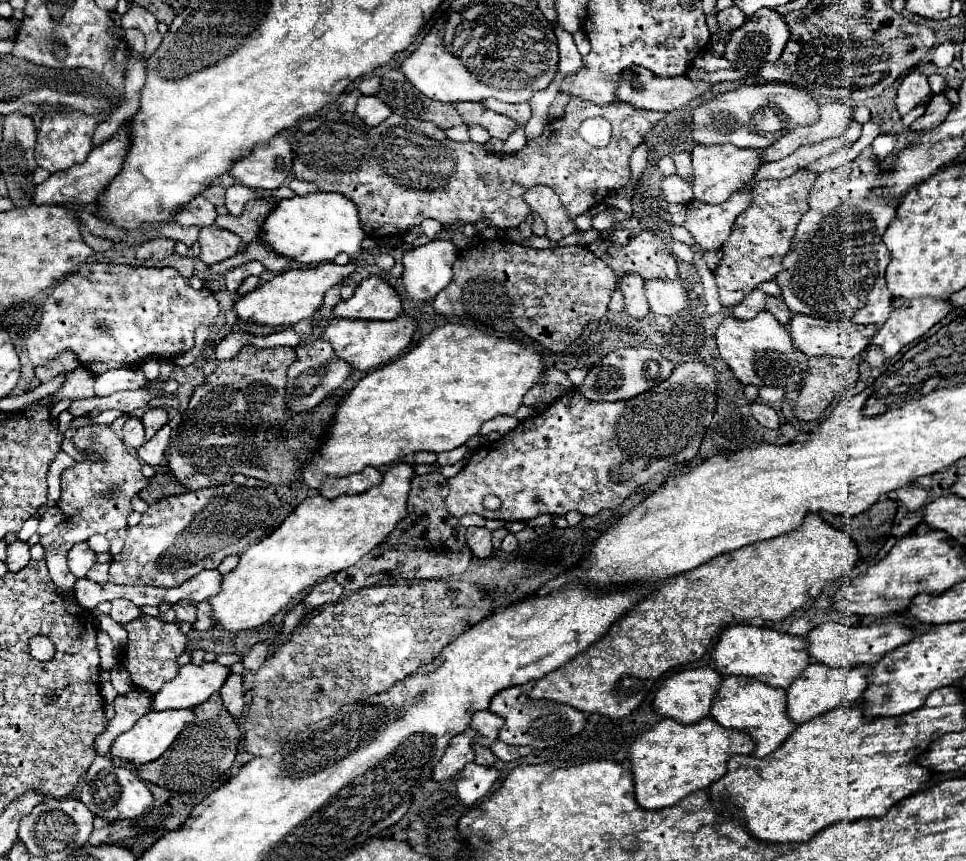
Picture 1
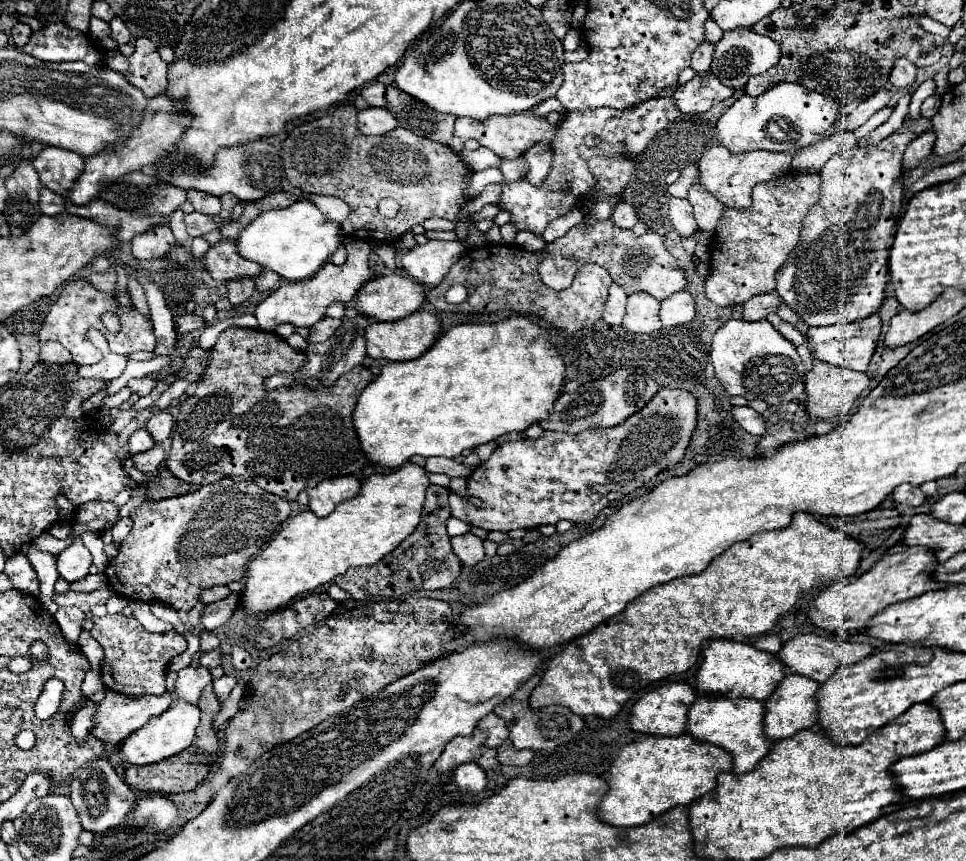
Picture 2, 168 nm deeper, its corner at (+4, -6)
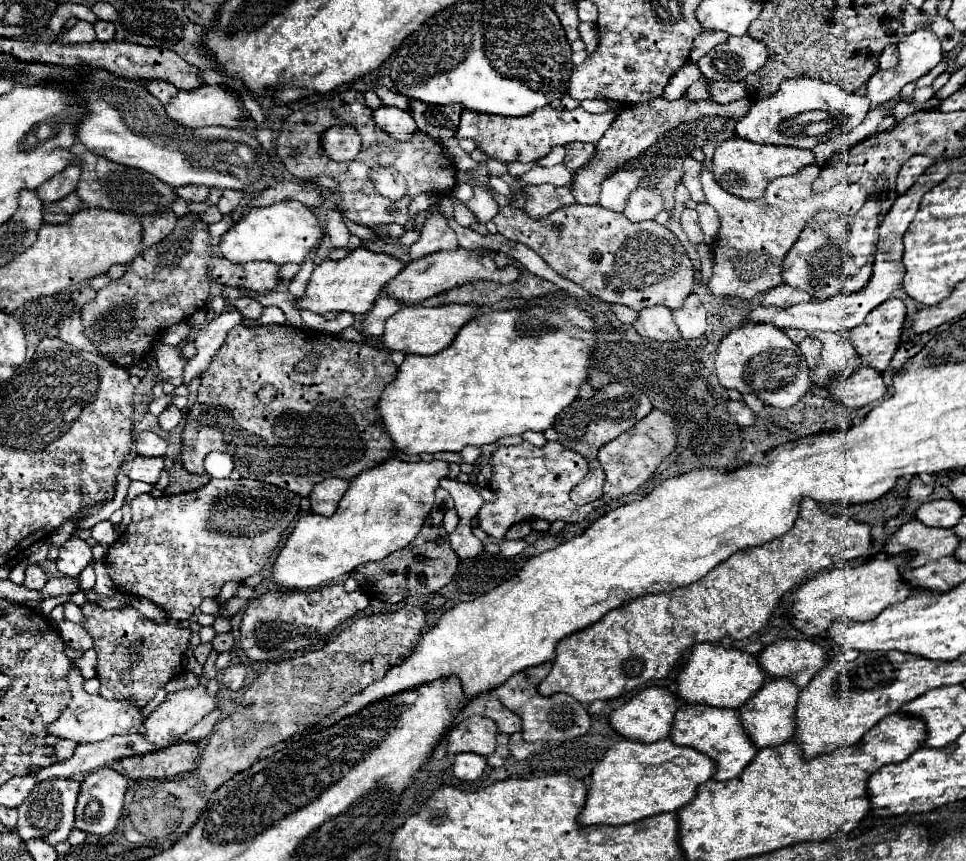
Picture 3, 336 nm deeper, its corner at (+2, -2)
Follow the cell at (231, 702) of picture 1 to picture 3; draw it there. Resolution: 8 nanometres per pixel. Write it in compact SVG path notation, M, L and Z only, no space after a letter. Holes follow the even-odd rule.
M230 665L224 673L222 673L222 683L232 689L238 691L244 685L244 677L246 677L246 667L244 665Z

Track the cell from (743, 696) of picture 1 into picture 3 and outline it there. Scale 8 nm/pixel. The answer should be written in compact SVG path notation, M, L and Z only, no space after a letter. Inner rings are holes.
M682 703L678 707L670 729L670 741L706 753L716 763L716 773L712 777L716 781L728 781L740 775L740 771L754 759L758 751L754 743L750 743L748 735L744 733L744 727L740 725L738 709L718 709L698 703Z

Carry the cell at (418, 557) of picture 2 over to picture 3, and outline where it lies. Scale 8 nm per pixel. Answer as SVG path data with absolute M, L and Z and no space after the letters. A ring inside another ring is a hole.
M438 487L434 509L430 511L428 519L424 521L424 527L408 547L404 547L402 551L394 551L392 555L388 555L388 559L382 559L380 563L366 563L364 567L356 567L356 571L350 573L350 577L354 577L360 583L360 591L364 591L370 599L400 603L406 597L428 595L448 585L460 563L458 555L450 549L448 533L442 527L442 517L452 507L454 501L448 495L448 491Z

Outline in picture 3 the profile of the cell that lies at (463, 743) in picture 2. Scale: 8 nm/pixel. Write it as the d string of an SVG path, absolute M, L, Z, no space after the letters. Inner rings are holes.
M482 715L466 717L450 731L448 753L456 755L462 751L470 751L470 753L488 757L496 749L496 735L498 735L498 729L492 719Z

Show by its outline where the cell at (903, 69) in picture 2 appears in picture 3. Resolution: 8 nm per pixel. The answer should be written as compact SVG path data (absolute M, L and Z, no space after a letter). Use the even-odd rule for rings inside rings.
M892 43L892 45L886 45L882 55L878 57L878 67L880 69L892 69L896 65L898 65L898 47L896 47L896 43Z

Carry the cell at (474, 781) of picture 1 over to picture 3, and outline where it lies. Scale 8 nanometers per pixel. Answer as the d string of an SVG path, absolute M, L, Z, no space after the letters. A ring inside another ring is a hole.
M458 753L454 757L452 771L460 781L476 781L486 769L486 757L476 753Z

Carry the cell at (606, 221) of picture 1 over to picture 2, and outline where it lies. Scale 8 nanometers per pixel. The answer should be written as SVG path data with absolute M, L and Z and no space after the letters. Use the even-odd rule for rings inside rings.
M624 201L616 205L616 209L612 211L610 219L612 219L614 225L620 227L620 229L632 229L632 227L636 225L636 221L638 221L634 209L632 209L628 203L624 203Z

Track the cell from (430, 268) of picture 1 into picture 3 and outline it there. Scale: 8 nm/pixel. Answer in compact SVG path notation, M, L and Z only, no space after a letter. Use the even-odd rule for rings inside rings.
M430 209L424 227L420 229L418 241L410 247L410 257L418 259L428 253L436 253L442 249L456 249L456 247L458 239L448 225L448 217L444 217L444 213L438 209Z

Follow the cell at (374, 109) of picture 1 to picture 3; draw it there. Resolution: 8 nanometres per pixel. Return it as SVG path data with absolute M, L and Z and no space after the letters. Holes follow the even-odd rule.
M380 107L374 111L374 119L382 131L402 141L418 131L412 115L398 107Z

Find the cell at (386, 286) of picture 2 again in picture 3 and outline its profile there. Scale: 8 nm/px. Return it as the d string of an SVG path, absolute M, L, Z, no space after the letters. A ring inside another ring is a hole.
M458 247L454 251L436 251L434 255L424 255L420 259L410 261L402 269L402 273L396 275L382 291L394 295L396 299L400 299L406 305L414 305L414 303L420 303L442 291L460 287L464 283L476 283L476 281L486 279L486 281L494 281L500 285L508 285L508 283L514 283L518 277L520 277L520 269L514 265L506 265L504 269L496 267L496 263L492 259L492 251L480 251L480 249L468 251L468 249Z

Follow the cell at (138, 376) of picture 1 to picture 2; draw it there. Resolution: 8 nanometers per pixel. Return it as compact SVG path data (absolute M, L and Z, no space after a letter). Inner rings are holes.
M140 377L140 379L130 379L128 383L128 389L132 393L138 393L138 395L148 395L152 389L156 387L156 379L154 377Z

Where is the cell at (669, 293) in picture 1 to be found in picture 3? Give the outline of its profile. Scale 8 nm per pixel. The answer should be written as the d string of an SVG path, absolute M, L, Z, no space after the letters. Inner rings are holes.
M688 295L684 305L674 311L676 325L682 333L684 339L698 339L706 333L708 323L706 323L706 307L698 299L698 295Z

